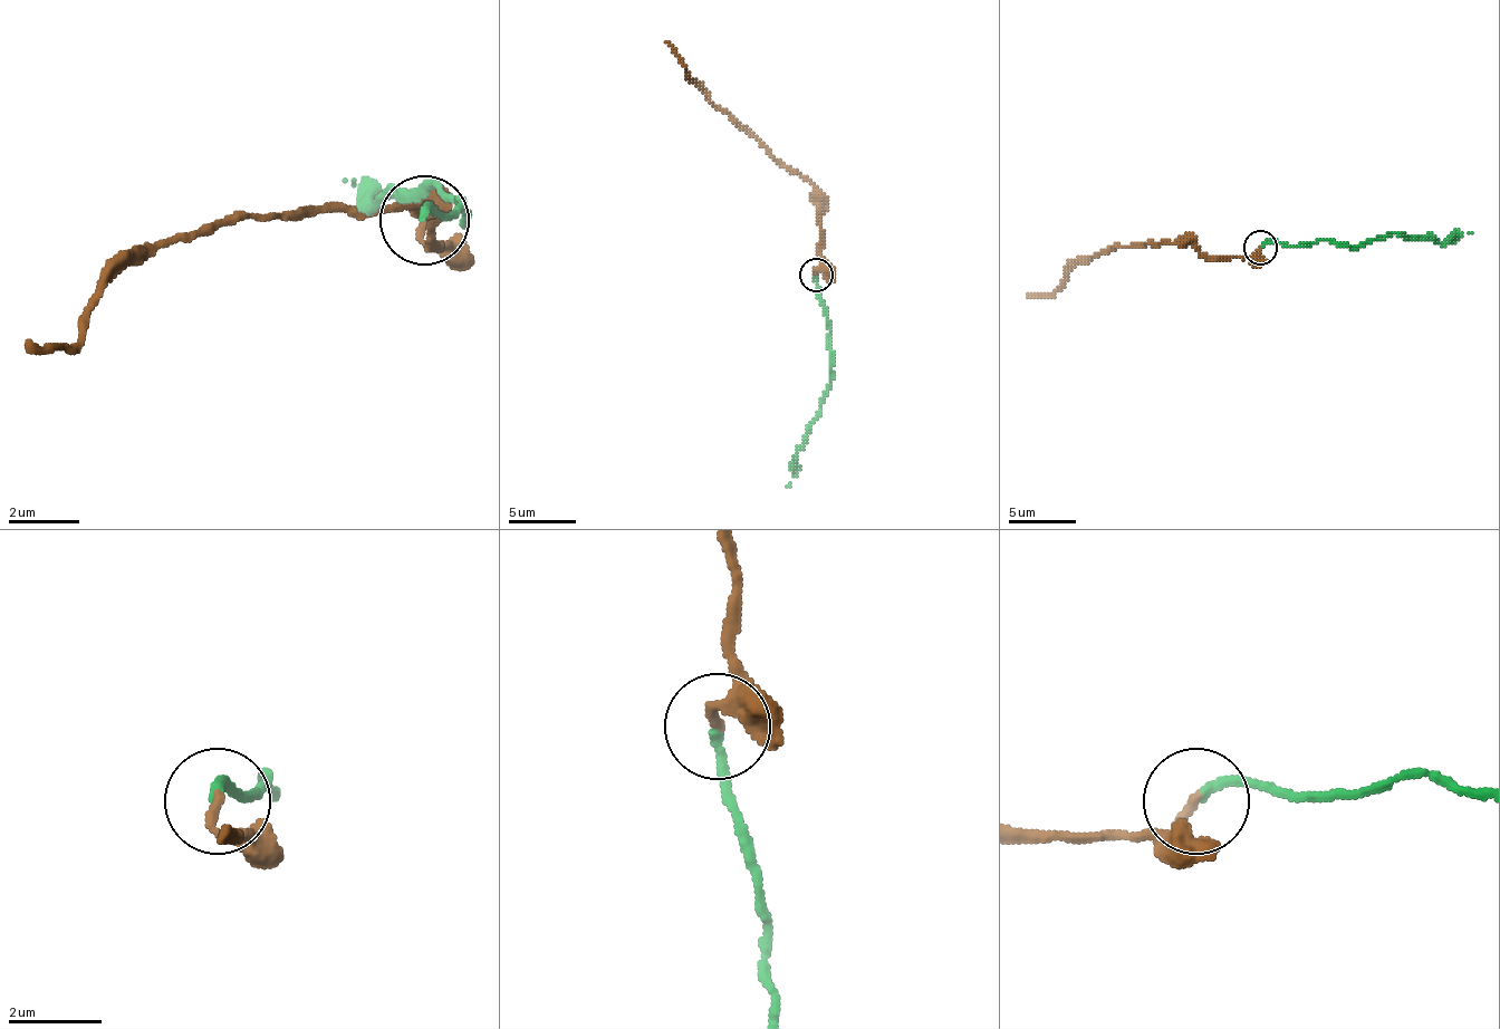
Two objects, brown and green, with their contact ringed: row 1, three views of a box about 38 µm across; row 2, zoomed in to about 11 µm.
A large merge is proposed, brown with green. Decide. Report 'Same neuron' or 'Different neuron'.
Same neuron

